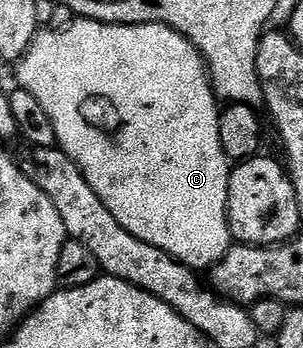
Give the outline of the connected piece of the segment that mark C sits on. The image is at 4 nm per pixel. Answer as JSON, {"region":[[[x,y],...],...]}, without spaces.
{"region":[[[76,20],[73,26],[65,30],[45,29],[37,33],[36,39],[30,44],[30,48],[19,59],[16,70],[16,78],[19,89],[30,92],[42,108],[46,108],[46,116],[50,116],[50,124],[54,124],[54,136],[56,146],[78,164],[82,176],[98,192],[98,200],[110,208],[114,220],[130,232],[130,236],[138,236],[138,240],[154,244],[154,248],[162,248],[174,260],[186,264],[197,272],[211,271],[216,263],[221,262],[230,247],[233,245],[232,230],[228,226],[228,181],[232,175],[230,159],[222,148],[222,136],[218,136],[218,120],[221,107],[212,88],[212,80],[208,76],[208,67],[204,65],[204,57],[186,40],[178,31],[157,22],[142,24],[141,26],[118,26],[111,22],[94,22],[91,20]]]}

